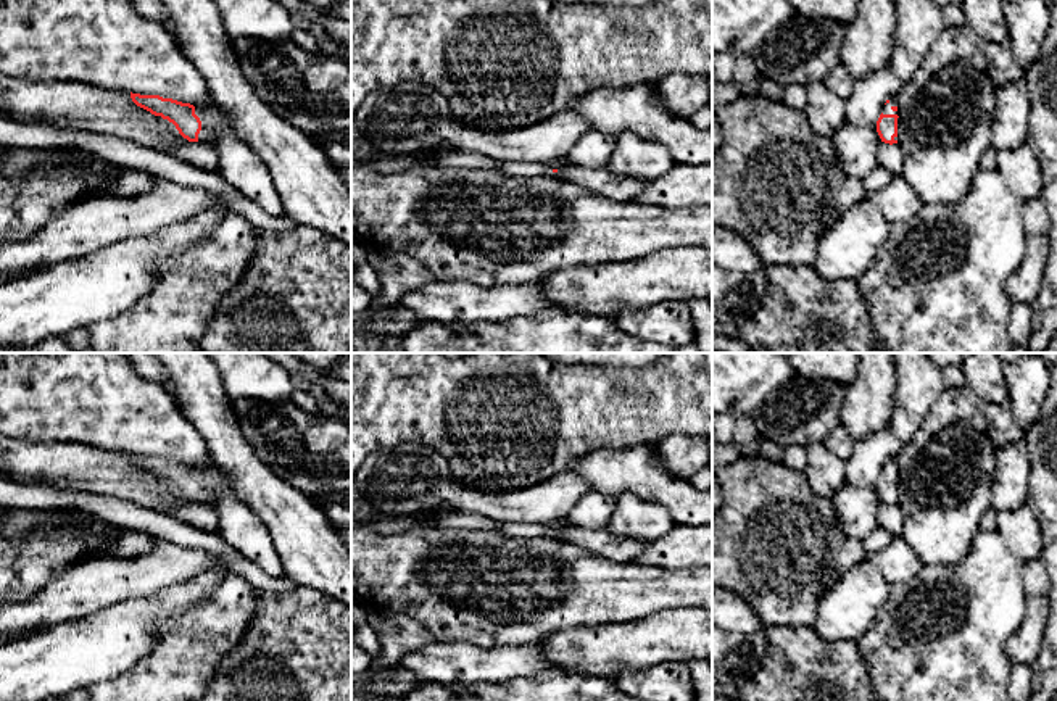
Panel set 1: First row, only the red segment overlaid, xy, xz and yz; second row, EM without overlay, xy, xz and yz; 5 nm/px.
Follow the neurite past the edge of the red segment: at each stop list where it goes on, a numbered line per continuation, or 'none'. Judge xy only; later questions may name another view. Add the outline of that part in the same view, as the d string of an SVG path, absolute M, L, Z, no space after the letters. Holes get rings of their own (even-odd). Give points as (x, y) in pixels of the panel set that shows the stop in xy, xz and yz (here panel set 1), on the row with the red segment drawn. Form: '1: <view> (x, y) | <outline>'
1: xy (213, 120) | M208 97L203 103L195 106L195 114L201 121L201 131L198 134L198 142L201 143L211 143L211 140L219 132L232 131L230 119L211 97Z

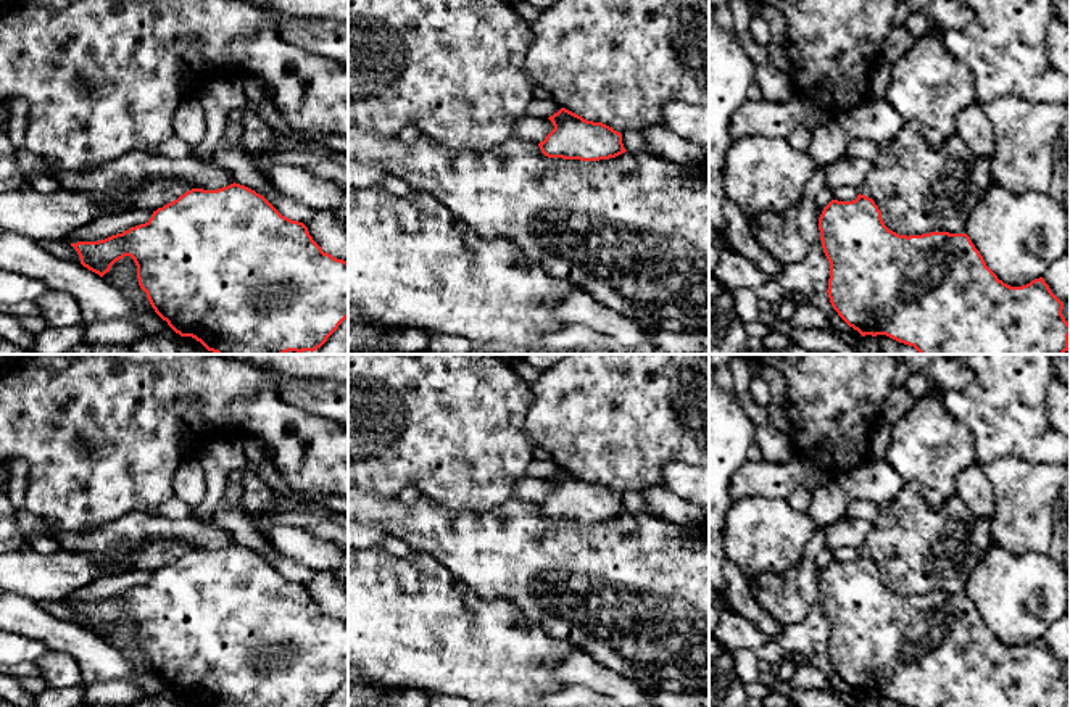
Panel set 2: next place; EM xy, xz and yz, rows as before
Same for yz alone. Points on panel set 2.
none

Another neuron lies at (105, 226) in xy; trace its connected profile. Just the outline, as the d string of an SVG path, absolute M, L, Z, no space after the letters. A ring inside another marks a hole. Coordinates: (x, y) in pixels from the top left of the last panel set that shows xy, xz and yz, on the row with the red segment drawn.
M127 209L118 214L103 214L92 221L90 224L74 230L69 237L63 238L68 245L77 242L98 242L111 235L122 234L131 227L148 222L153 211L150 209Z

